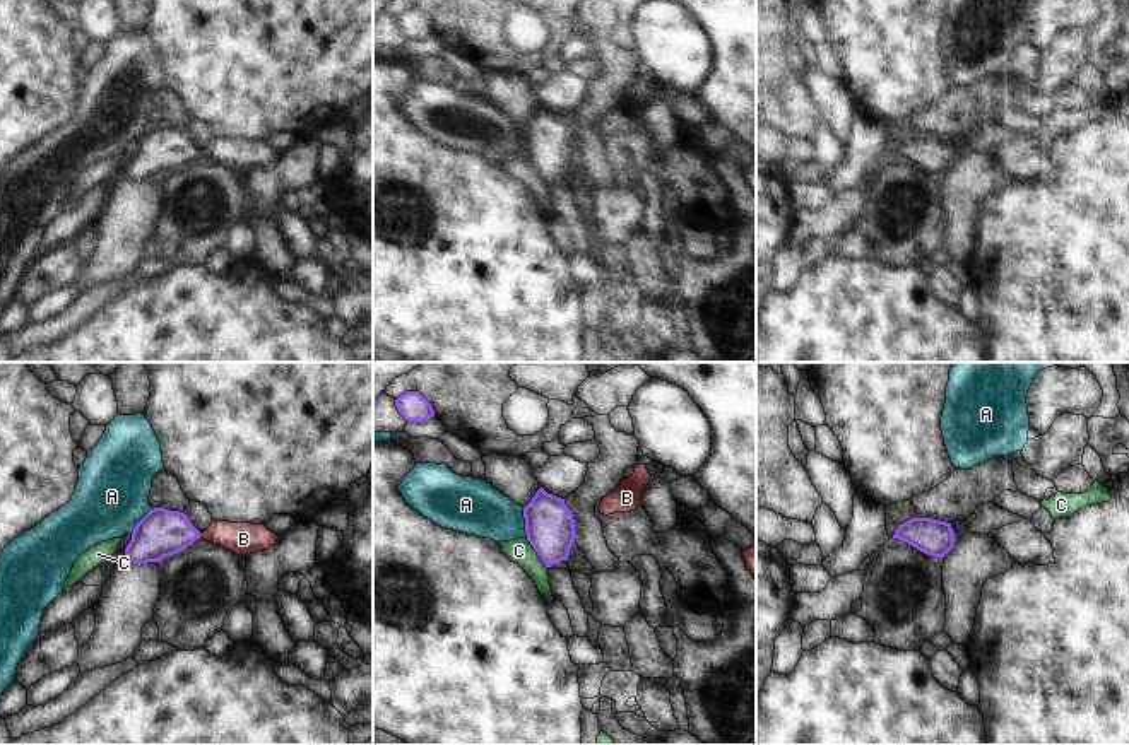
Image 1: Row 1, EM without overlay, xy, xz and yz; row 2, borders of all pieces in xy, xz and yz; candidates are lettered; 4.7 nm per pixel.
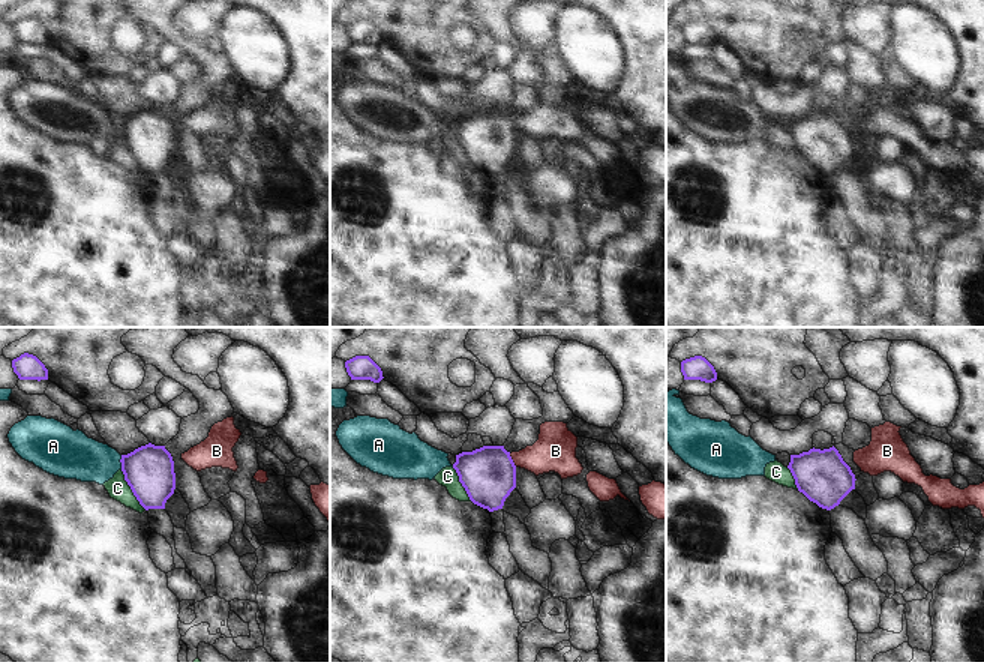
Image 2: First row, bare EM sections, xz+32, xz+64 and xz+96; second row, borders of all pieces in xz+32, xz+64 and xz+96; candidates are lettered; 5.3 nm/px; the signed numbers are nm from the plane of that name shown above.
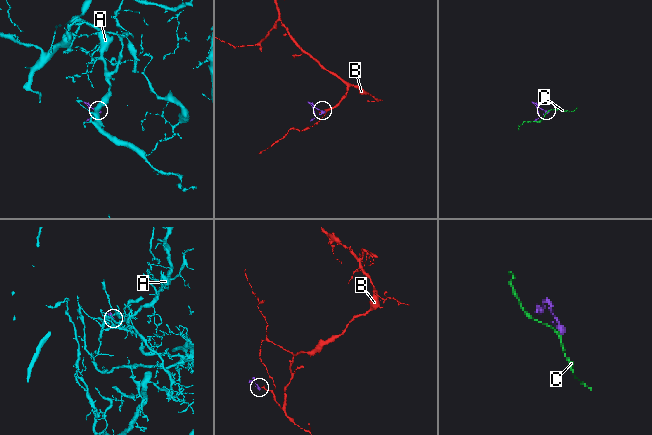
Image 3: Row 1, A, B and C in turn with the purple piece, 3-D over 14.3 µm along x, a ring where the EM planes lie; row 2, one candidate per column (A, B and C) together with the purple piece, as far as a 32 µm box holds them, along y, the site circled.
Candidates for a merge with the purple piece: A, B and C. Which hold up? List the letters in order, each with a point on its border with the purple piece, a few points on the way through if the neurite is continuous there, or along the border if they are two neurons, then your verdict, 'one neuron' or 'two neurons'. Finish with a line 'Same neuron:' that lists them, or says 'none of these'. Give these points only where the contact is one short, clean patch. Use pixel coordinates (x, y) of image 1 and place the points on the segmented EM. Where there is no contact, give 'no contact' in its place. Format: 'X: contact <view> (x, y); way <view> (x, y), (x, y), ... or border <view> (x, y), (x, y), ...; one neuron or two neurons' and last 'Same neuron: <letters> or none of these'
A: contact xz (526, 523); border xz (522, 508), (527, 537); two neurons
B: contact xy (199, 535); way xy (159, 533), (199, 535), (233, 535), (243, 539); one neuron
C: contact xz (537, 554); border xz (526, 539), (548, 568); two neurons
Same neuron: B

